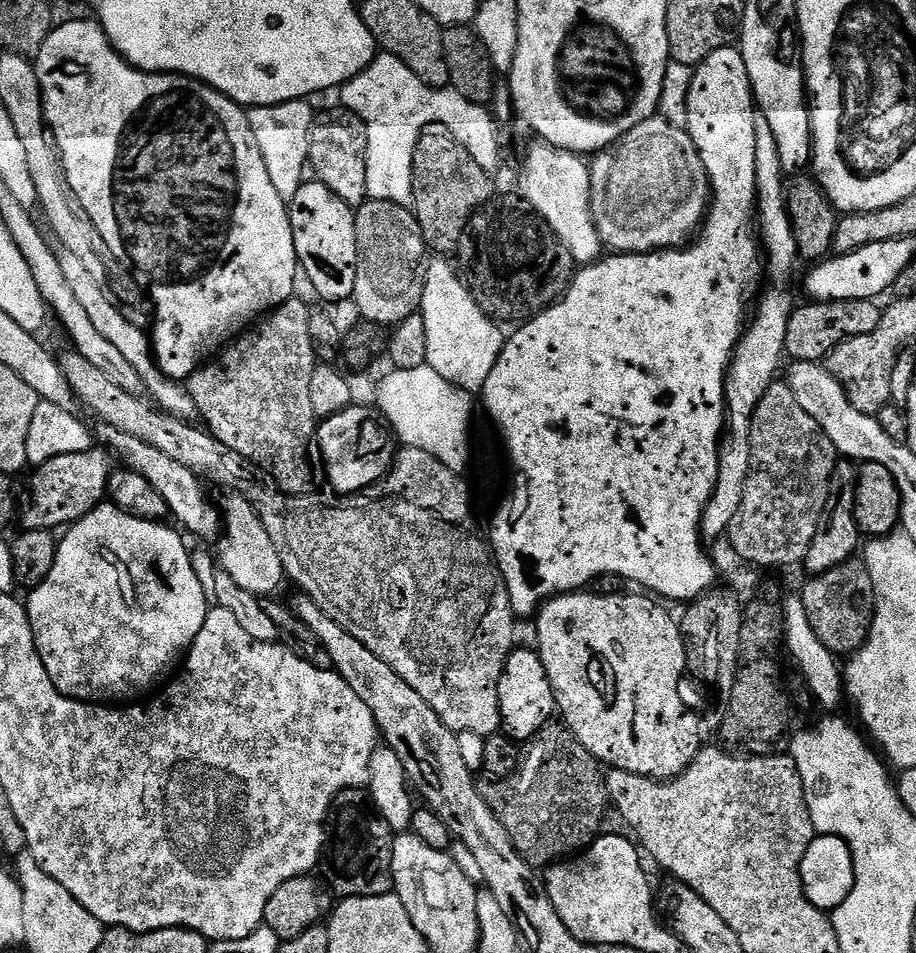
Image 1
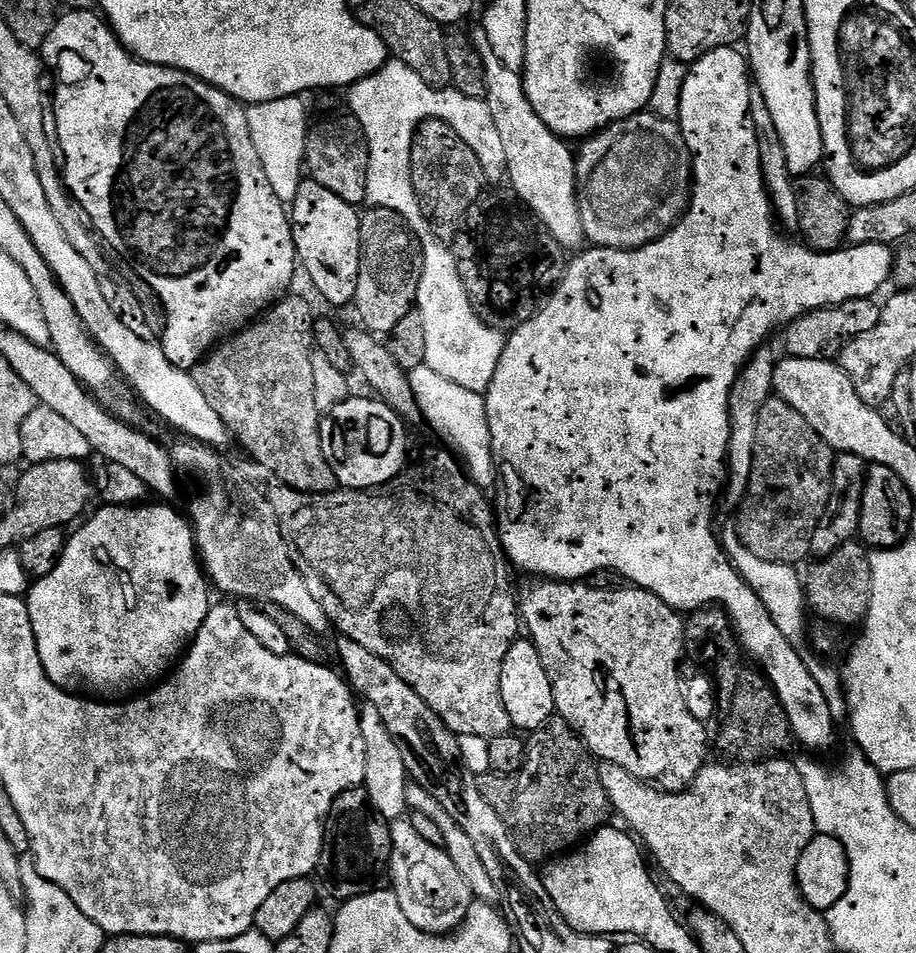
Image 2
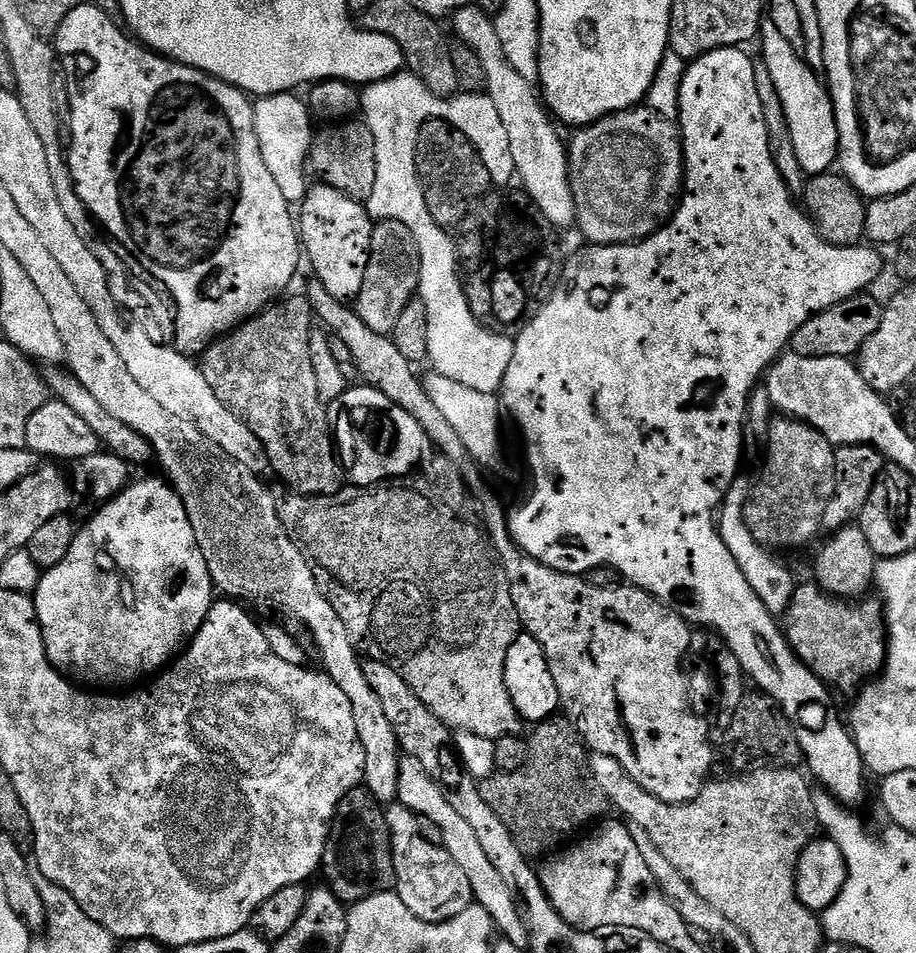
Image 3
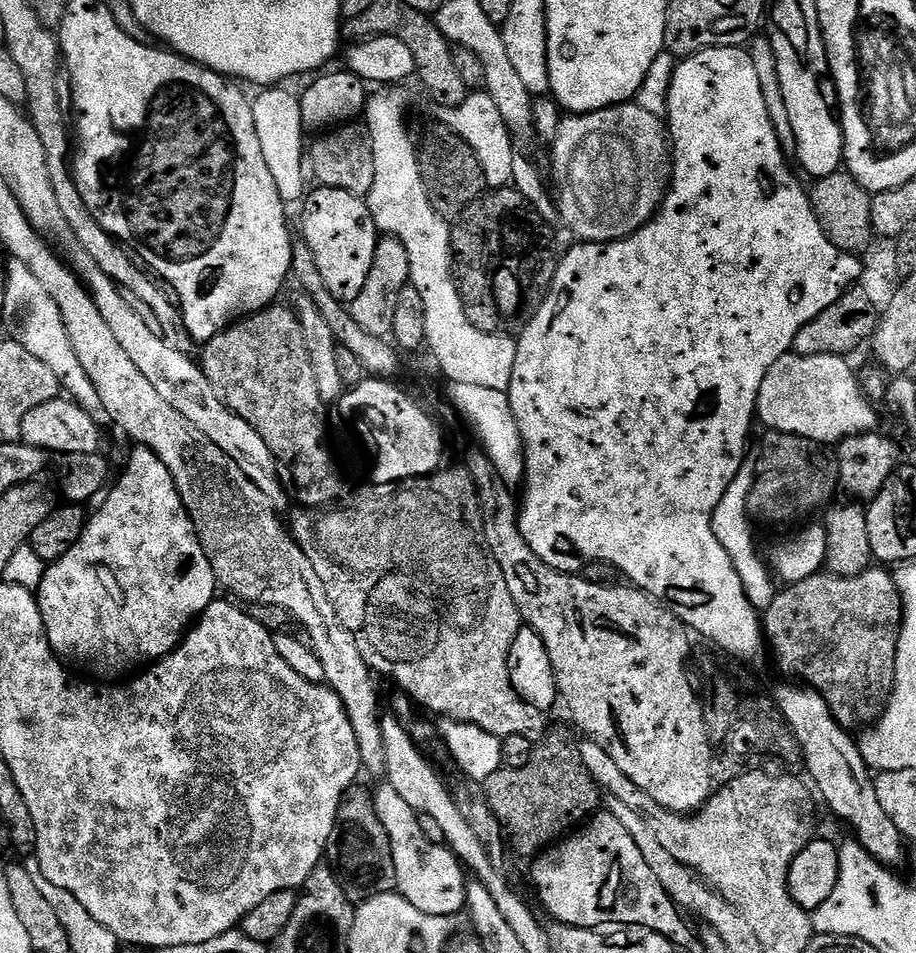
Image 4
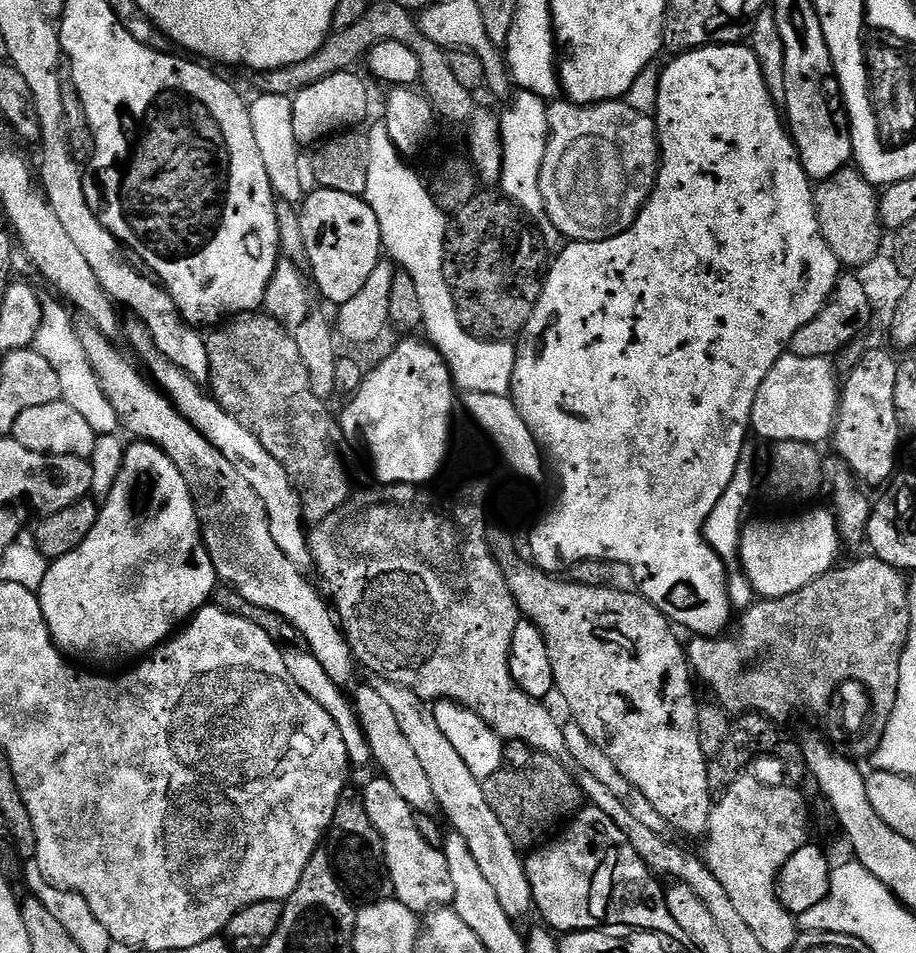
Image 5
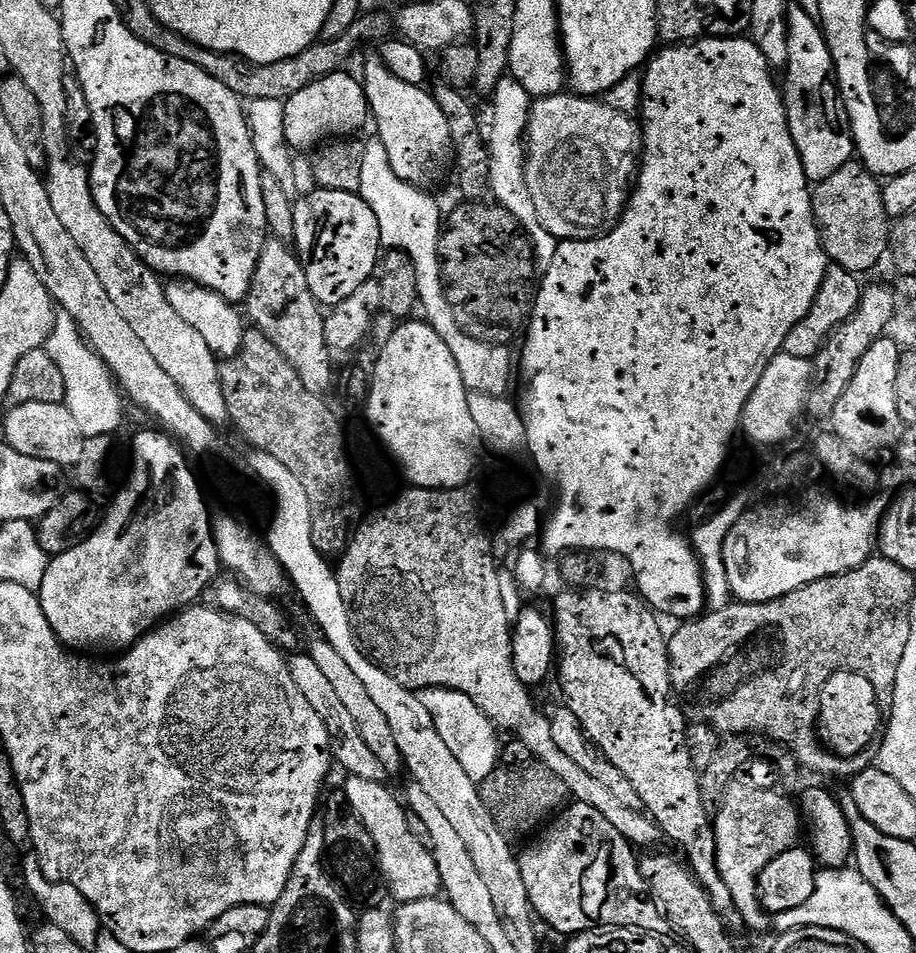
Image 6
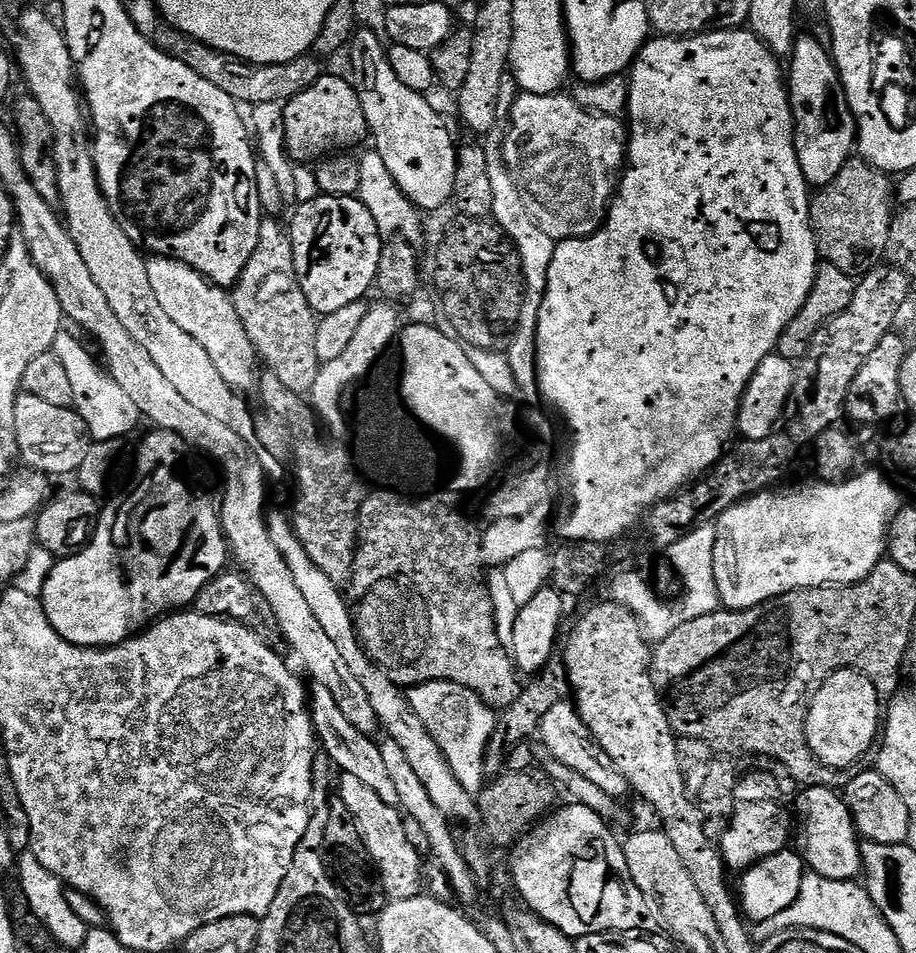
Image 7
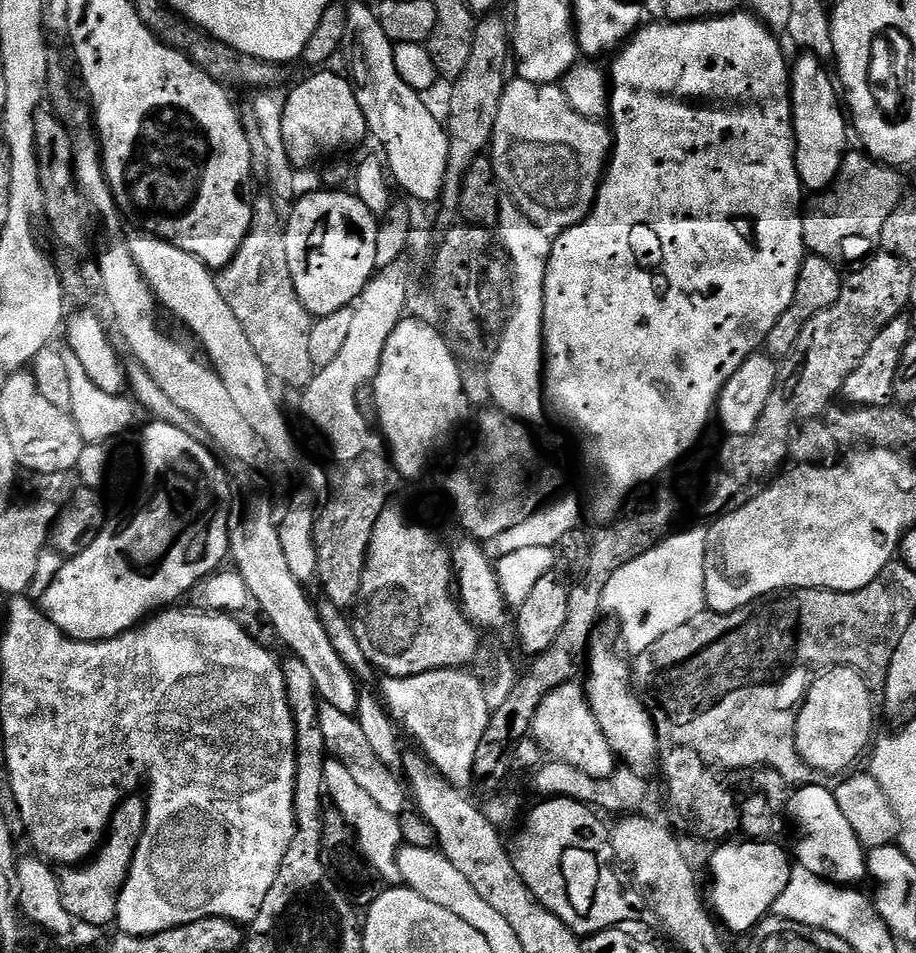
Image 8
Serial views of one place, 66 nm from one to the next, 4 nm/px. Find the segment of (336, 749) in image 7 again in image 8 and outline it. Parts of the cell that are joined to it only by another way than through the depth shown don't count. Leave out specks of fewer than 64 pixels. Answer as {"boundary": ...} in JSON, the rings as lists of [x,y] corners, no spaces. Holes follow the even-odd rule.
{"boundary":[[[321,703],[320,725],[322,726],[322,738],[326,738],[327,755],[331,759],[342,762],[342,766],[346,766],[346,770],[350,770],[354,782],[358,782],[358,786],[362,786],[362,790],[366,790],[366,795],[381,810],[386,810],[386,814],[397,818],[409,811],[410,796],[401,777],[386,766],[382,766],[382,761],[378,759],[378,754],[374,754],[370,741],[366,739],[366,734],[362,734],[362,726],[356,716],[347,716],[342,714],[342,710],[334,710],[334,706]]]}

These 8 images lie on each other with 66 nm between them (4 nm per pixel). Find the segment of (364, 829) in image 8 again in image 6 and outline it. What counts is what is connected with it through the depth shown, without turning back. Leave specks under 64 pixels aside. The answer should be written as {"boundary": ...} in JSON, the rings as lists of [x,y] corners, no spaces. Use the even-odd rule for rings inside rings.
{"boundary":[[[348,776],[342,784],[342,790],[354,806],[354,814],[362,818],[366,830],[370,830],[370,838],[374,838],[374,846],[380,859],[380,873],[384,876],[386,892],[400,904],[409,904],[419,900],[431,900],[441,895],[438,862],[434,862],[432,850],[428,845],[418,842],[414,834],[410,834],[410,822],[405,805],[388,789],[387,783],[370,782],[370,778]]]}

